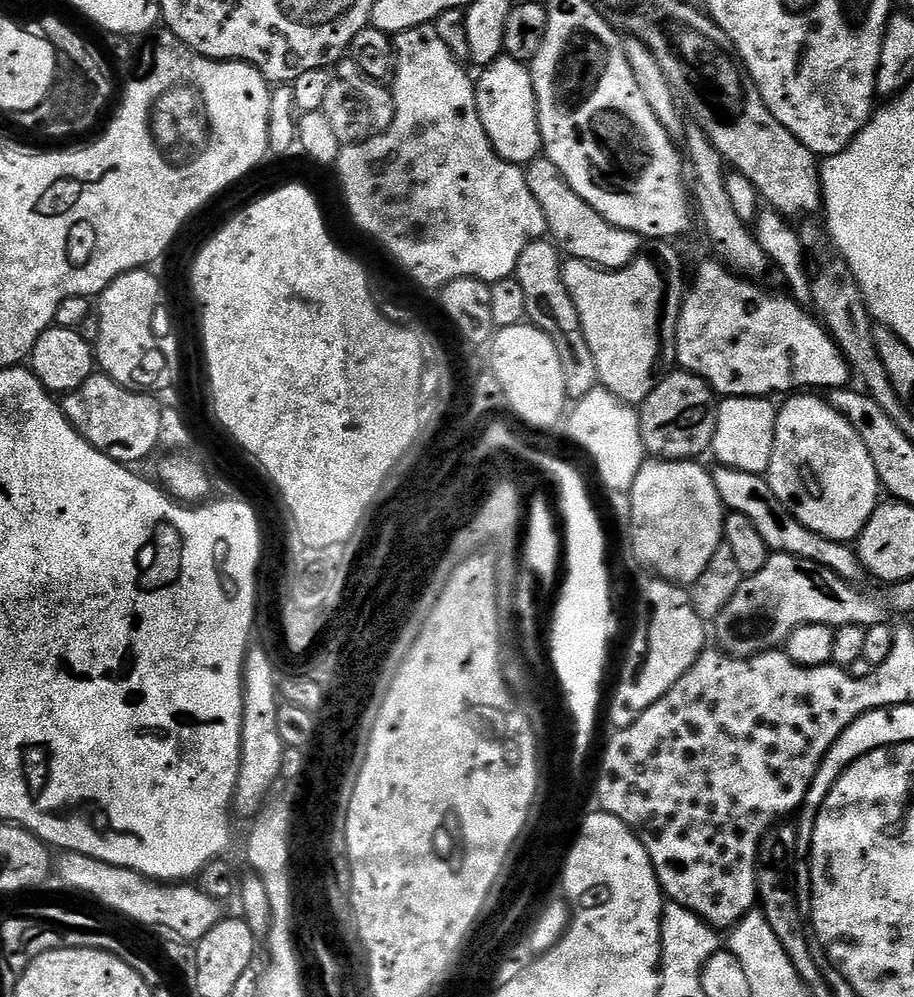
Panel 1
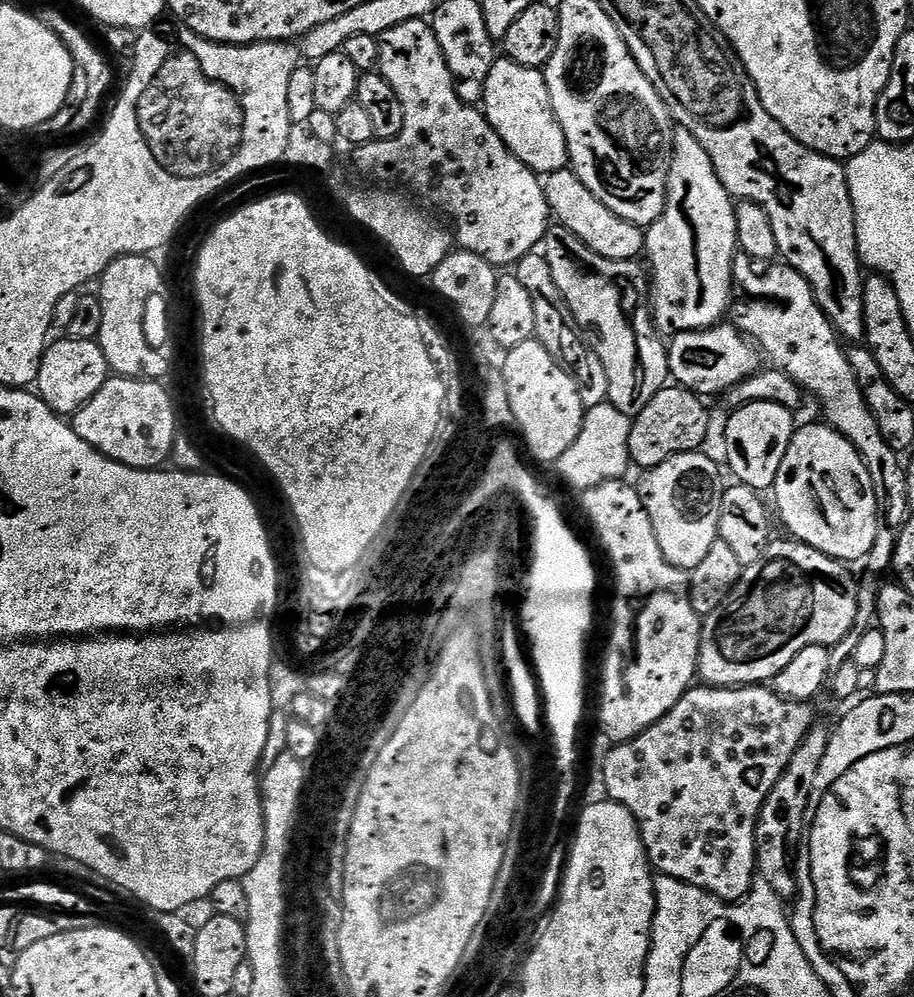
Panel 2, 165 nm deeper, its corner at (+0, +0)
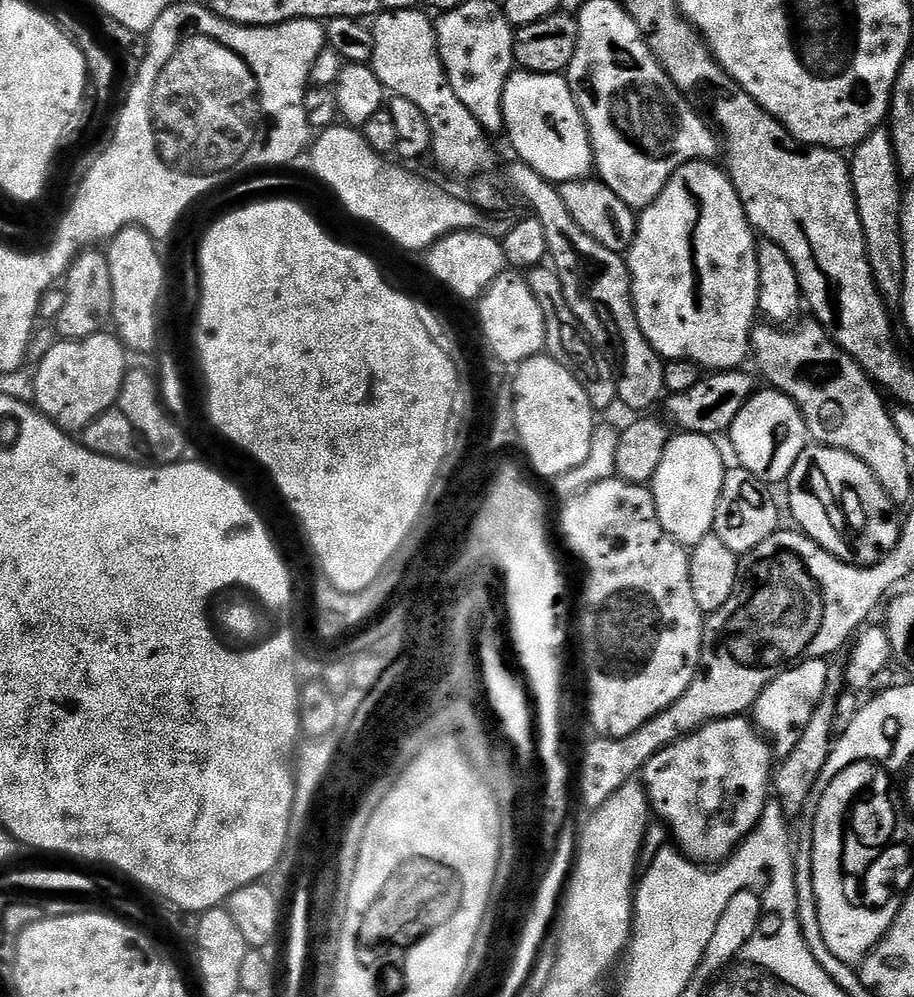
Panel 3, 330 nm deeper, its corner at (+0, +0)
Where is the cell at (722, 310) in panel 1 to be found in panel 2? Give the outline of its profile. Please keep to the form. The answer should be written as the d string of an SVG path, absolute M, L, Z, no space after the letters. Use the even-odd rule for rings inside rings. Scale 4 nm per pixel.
M721 322L712 328L693 332L677 332L671 340L667 345L671 379L679 387L689 388L701 398L719 397L762 367L762 356L756 345L732 322Z

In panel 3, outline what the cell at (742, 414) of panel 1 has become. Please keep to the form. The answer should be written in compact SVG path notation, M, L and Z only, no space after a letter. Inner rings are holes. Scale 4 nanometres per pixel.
M768 386L753 392L750 402L742 406L738 418L734 418L730 429L732 448L736 451L739 467L754 474L757 480L765 485L783 485L788 479L790 470L794 470L794 462L798 462L798 454L809 447L808 427L798 410L798 406L786 394Z

